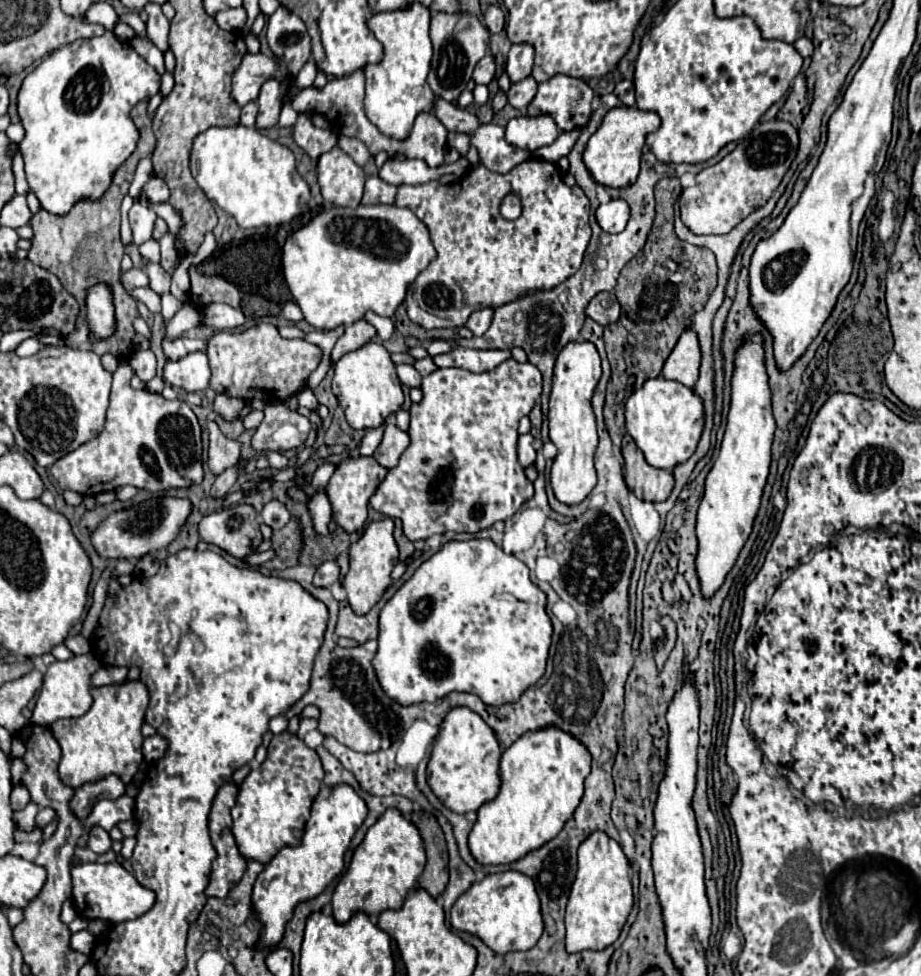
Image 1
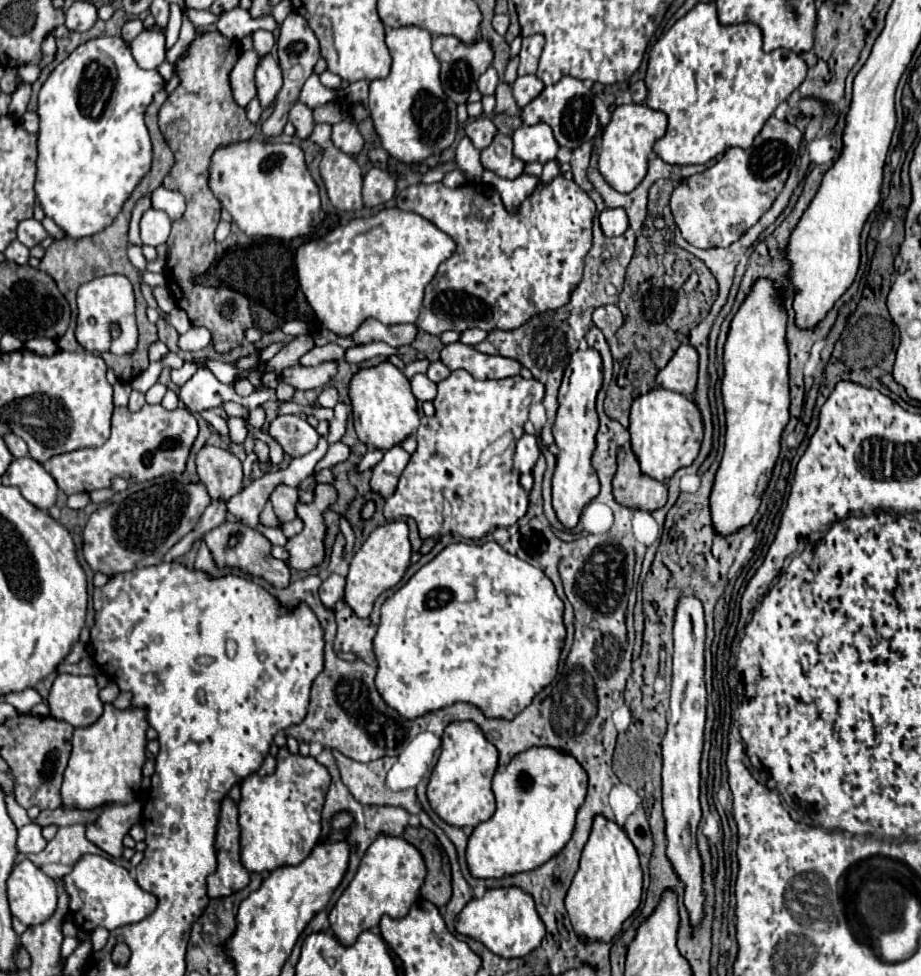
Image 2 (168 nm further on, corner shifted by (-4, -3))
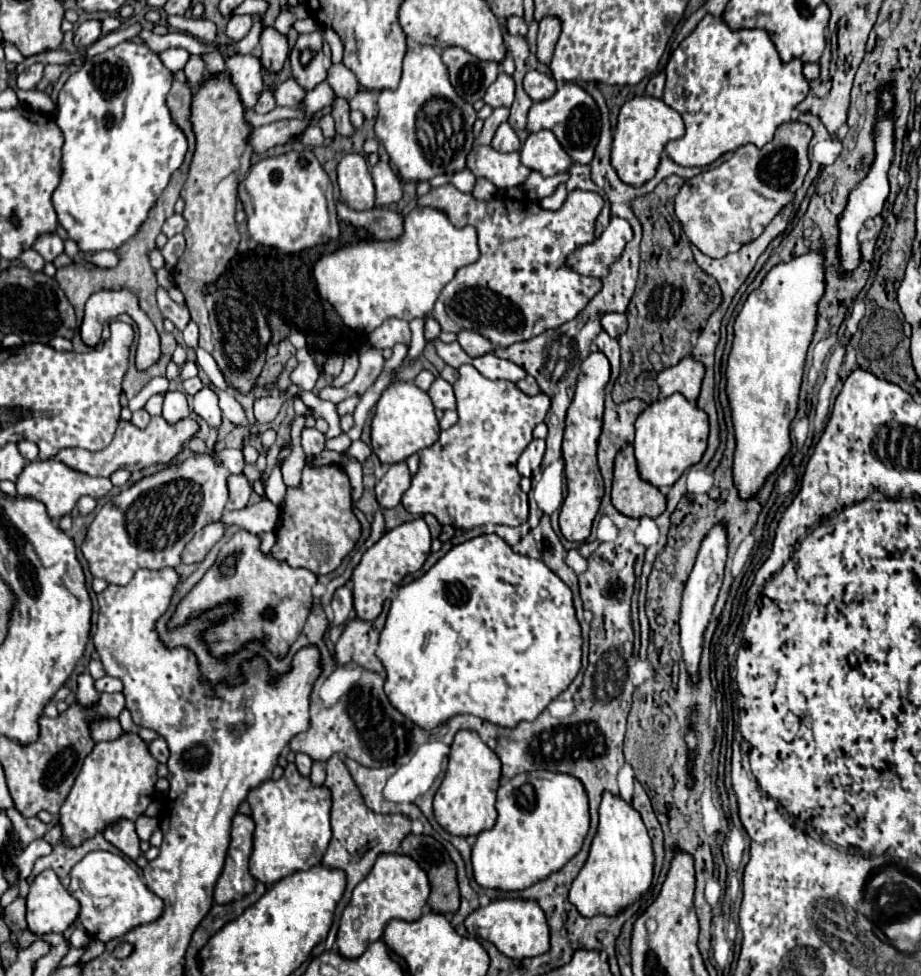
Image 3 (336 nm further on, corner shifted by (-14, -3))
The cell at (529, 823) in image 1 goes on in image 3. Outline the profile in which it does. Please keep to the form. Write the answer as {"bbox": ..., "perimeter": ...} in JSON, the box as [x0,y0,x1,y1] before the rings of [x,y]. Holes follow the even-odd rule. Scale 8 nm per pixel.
{"bbox":[472,771,590,891],"perimeter":[[[528,771],[520,773],[512,779],[502,781],[498,789],[498,821],[488,831],[482,831],[472,847],[472,867],[474,879],[482,887],[490,889],[504,889],[504,891],[520,891],[536,881],[542,881],[550,873],[562,869],[582,847],[582,841],[590,827],[590,813],[588,813],[588,793],[580,779],[568,773],[554,773],[554,771]]]}

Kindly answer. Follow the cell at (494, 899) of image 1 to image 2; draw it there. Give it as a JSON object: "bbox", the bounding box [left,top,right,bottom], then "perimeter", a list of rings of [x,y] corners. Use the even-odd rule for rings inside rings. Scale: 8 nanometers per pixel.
{"bbox":[456,887,546,959],"perimeter":[[[520,887],[488,889],[484,897],[472,899],[456,917],[456,931],[484,943],[492,953],[506,959],[528,955],[546,935],[544,923],[540,921],[534,907],[534,899]]]}

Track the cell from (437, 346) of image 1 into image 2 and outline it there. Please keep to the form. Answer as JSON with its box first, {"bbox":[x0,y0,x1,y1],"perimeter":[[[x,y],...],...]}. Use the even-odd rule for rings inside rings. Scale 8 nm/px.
{"bbox":[404,359,428,379],"perimeter":[[[420,359],[420,361],[414,361],[414,363],[410,363],[406,369],[404,369],[404,375],[408,377],[408,379],[412,379],[416,373],[426,373],[426,369],[428,369],[428,361],[426,359]]]}

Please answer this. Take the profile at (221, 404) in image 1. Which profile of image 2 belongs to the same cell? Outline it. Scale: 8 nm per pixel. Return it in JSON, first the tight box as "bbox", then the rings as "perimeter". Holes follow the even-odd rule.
{"bbox":[228,417,248,443],"perimeter":[[[230,417],[228,419],[228,427],[230,427],[230,439],[234,443],[244,443],[246,435],[248,435],[248,429],[246,429],[246,423],[238,417]]]}

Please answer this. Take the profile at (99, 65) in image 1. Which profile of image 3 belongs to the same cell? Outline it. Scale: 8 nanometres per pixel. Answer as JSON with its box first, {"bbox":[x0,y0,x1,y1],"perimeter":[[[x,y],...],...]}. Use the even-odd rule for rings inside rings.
{"bbox":[52,41,188,251],"perimeter":[[[124,41],[120,45],[116,45],[114,49],[108,49],[106,53],[100,53],[88,61],[84,61],[84,65],[72,73],[68,77],[68,81],[64,83],[64,87],[60,89],[58,93],[58,101],[56,101],[56,125],[60,127],[62,135],[64,135],[64,145],[62,145],[62,175],[60,175],[60,183],[58,187],[54,189],[52,193],[52,203],[54,203],[54,209],[56,209],[56,215],[58,215],[58,221],[60,225],[66,229],[68,237],[72,241],[78,243],[80,251],[102,251],[102,249],[118,249],[126,239],[130,239],[138,227],[142,225],[142,221],[146,219],[150,207],[156,203],[156,197],[164,191],[164,187],[168,185],[170,181],[170,175],[182,165],[184,161],[184,155],[186,155],[186,149],[188,149],[188,143],[186,143],[186,137],[180,129],[176,129],[176,125],[172,123],[172,117],[168,113],[168,107],[166,107],[166,95],[170,91],[170,85],[172,85],[172,73],[162,65],[160,57],[156,53],[152,53],[144,43],[132,43],[132,41]]]}

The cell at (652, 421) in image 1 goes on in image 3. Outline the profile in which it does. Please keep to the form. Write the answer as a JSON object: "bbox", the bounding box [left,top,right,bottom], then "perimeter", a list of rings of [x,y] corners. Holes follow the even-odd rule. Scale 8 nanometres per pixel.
{"bbox":[634,393,708,487],"perimeter":[[[682,393],[660,397],[658,401],[650,403],[636,421],[634,451],[640,477],[656,487],[672,487],[688,467],[702,459],[706,441],[708,415],[696,403],[690,403]]]}

